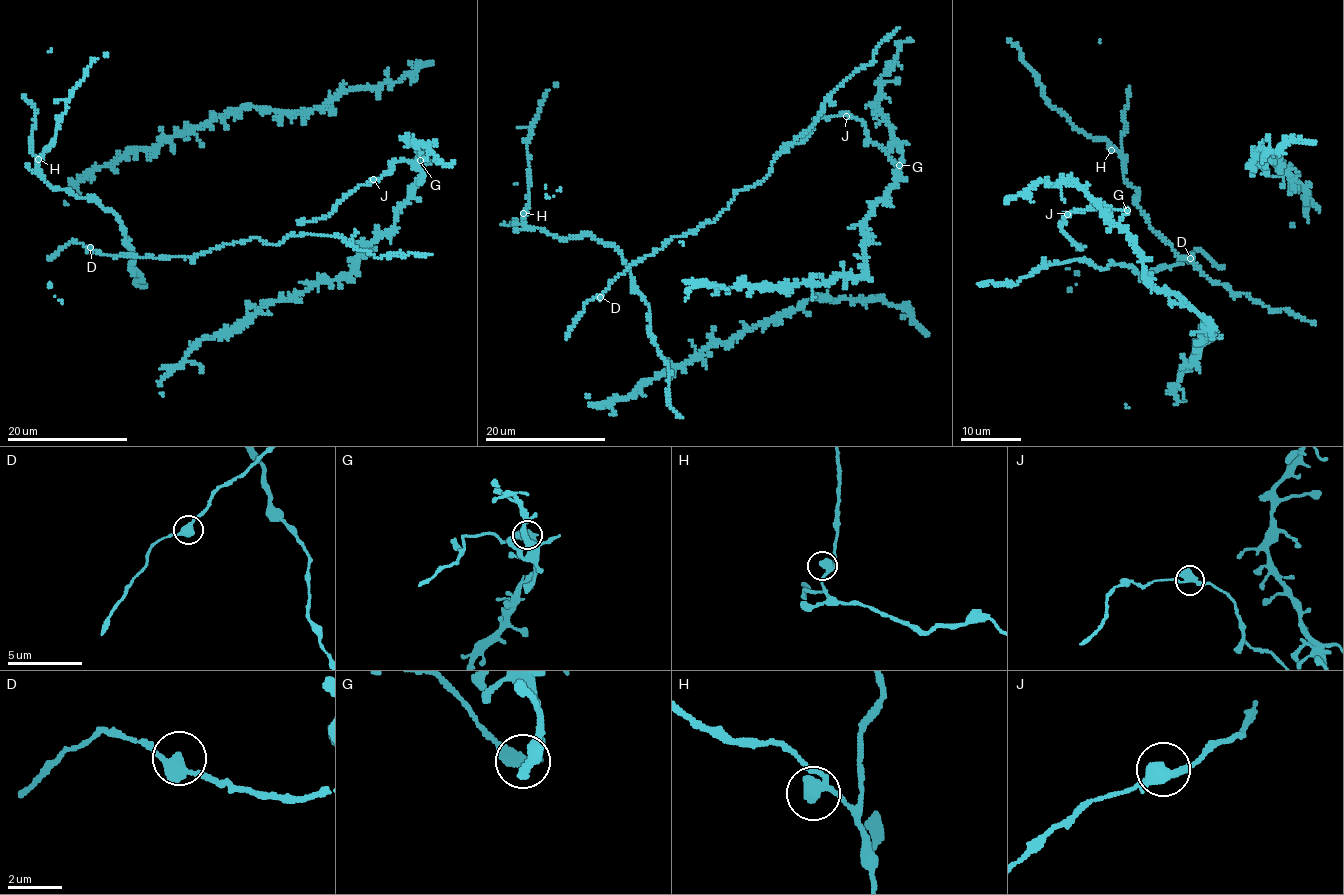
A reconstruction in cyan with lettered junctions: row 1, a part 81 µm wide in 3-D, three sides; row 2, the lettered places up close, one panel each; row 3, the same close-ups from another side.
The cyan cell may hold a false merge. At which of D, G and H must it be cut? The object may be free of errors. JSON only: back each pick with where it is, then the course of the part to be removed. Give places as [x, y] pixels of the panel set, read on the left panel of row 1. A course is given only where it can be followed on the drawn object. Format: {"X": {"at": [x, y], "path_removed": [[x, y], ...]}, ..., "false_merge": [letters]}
{"G": {"at": [420, 160], "path_removed": [[419, 160], [409, 163], [405, 160], [394, 162], [387, 173], [357, 186], [323, 218], [298, 221]]}, "false_merge": ["G"]}

